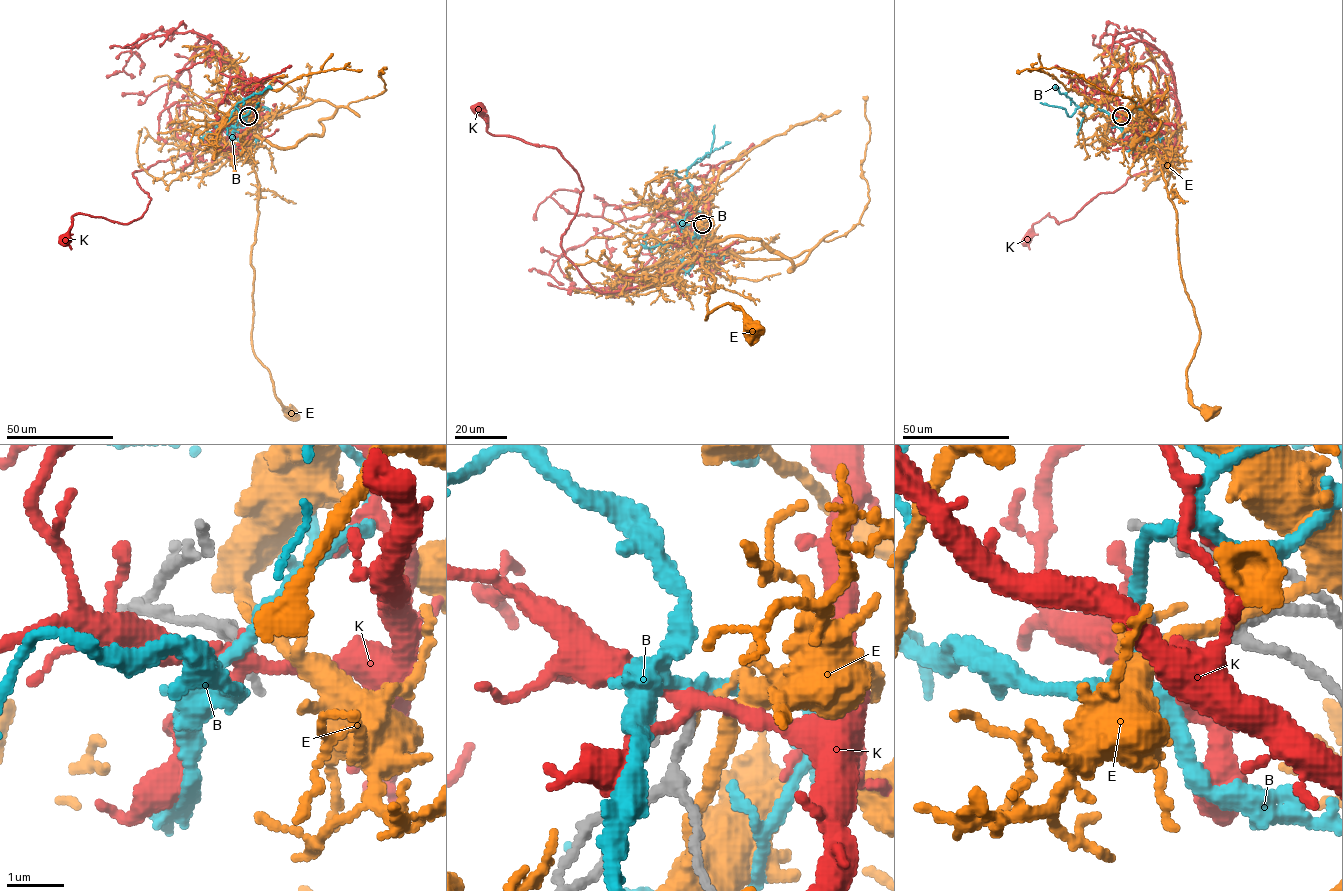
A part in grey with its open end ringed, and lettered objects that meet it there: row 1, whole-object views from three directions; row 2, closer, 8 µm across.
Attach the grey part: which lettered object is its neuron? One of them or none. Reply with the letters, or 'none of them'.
none of them

